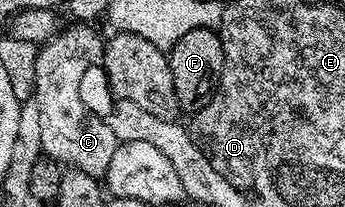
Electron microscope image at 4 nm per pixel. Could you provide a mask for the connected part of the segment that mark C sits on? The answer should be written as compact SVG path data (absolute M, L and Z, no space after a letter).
M90 24L67 25L41 43L36 60L32 102L39 108L42 153L59 164L82 170L94 179L101 179L118 145L109 121L102 116L88 116L84 100L80 98L80 80L90 66L101 59L104 38Z

